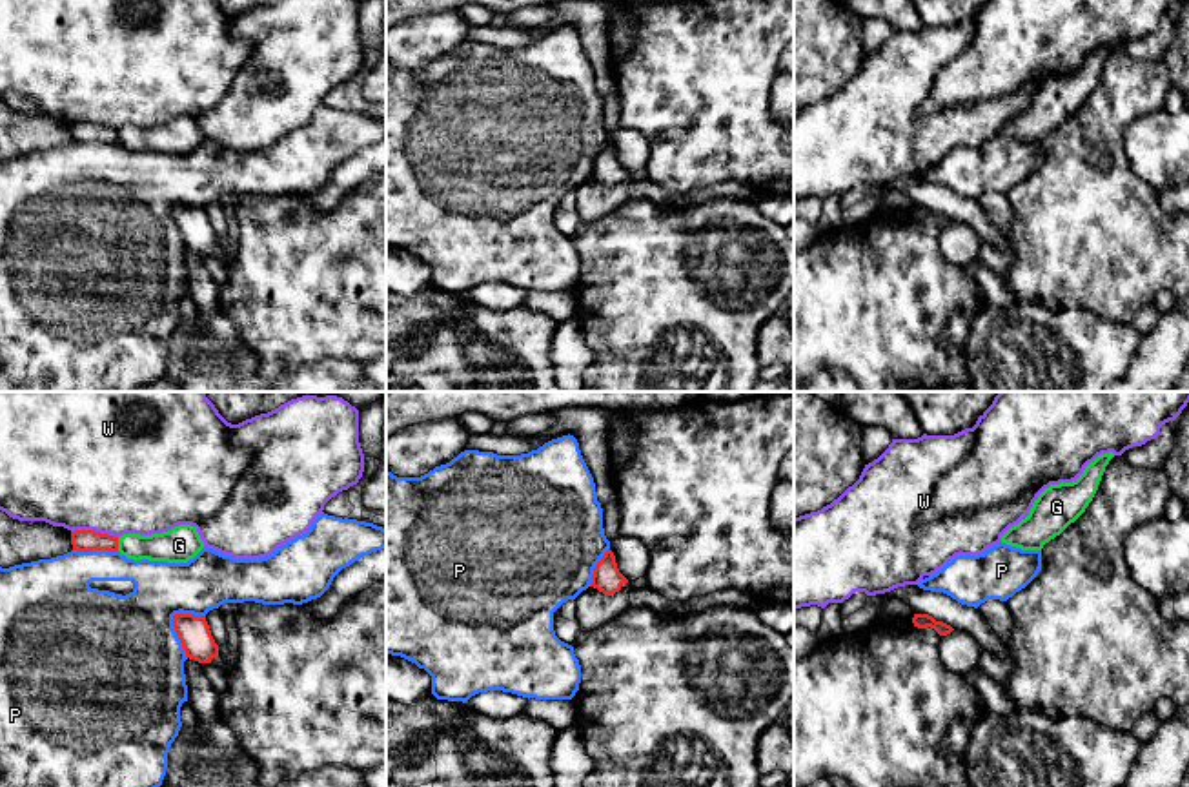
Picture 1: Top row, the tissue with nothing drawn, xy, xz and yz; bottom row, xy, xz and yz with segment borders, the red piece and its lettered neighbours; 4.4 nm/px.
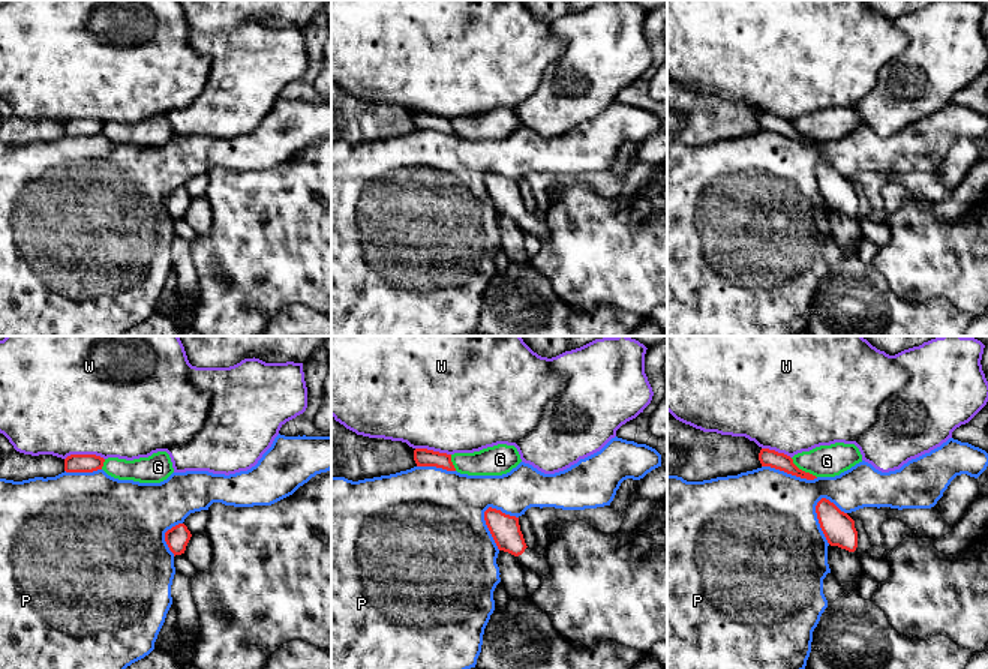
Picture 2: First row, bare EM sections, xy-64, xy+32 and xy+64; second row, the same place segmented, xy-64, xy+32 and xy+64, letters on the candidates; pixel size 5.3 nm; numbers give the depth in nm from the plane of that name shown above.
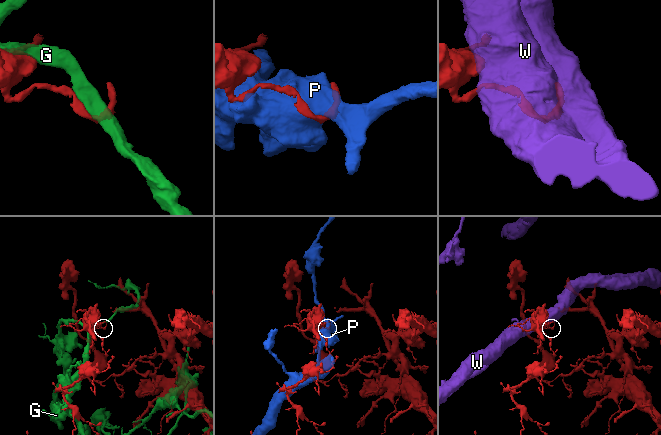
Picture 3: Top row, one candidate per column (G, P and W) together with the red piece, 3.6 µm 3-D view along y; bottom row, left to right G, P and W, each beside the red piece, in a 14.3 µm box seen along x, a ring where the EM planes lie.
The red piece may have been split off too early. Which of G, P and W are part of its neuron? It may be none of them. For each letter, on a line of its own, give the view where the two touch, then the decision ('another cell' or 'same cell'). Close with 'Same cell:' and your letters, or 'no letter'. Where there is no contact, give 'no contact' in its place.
G: meets red in xy; another cell
P: meets red in xy; another cell
W: meets red in xy; another cell
Same cell: no letter

